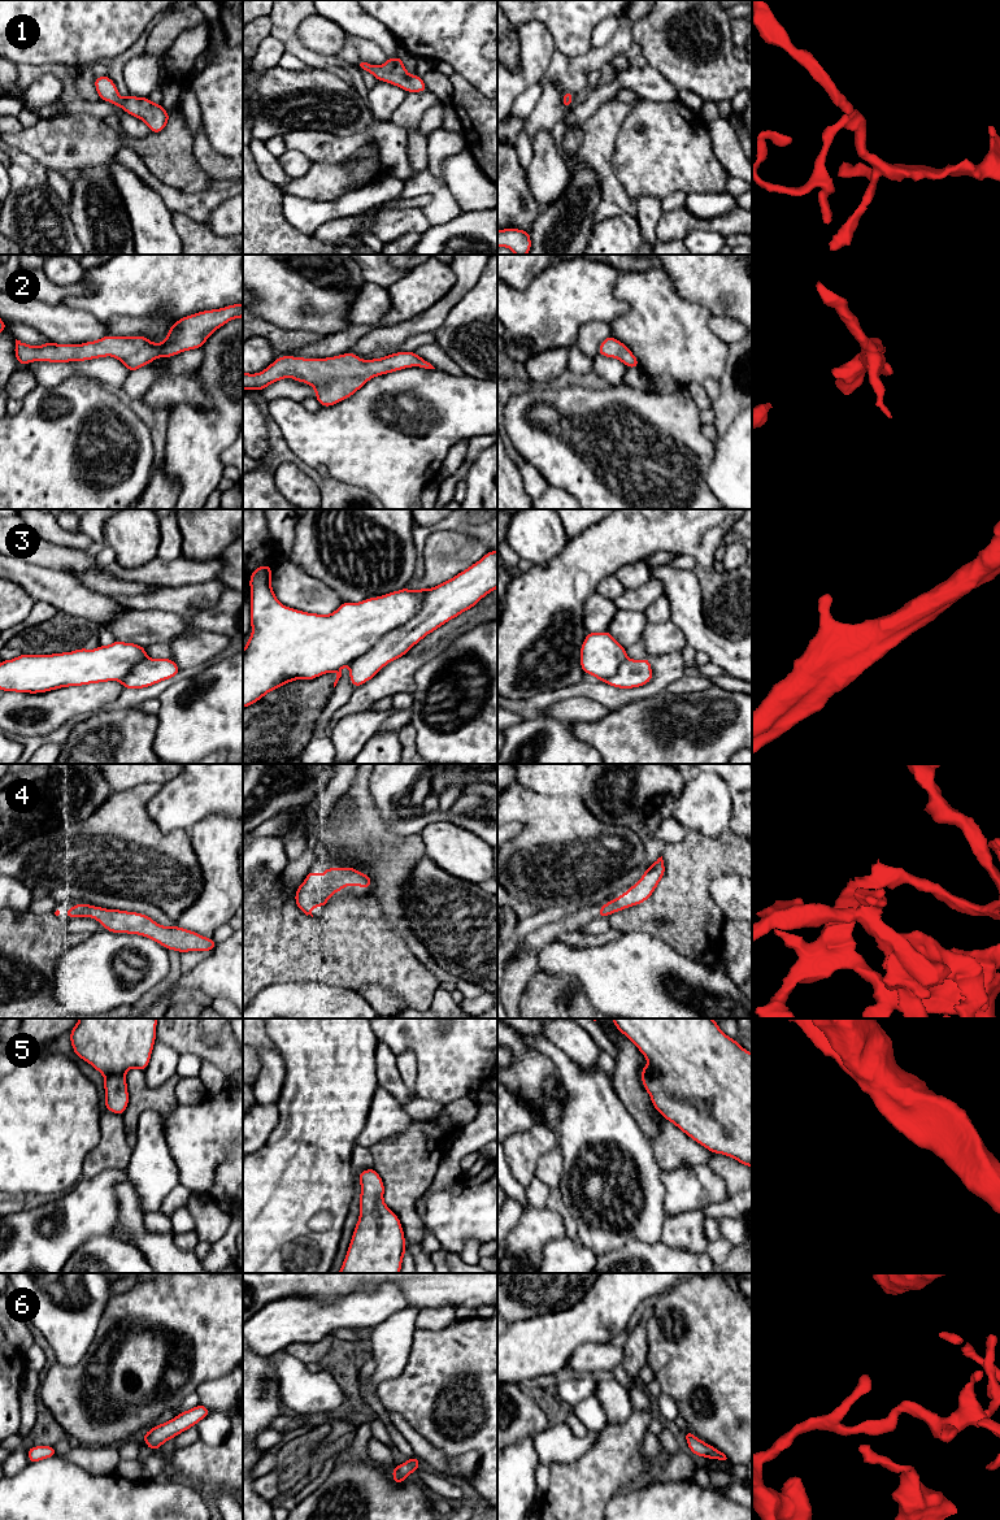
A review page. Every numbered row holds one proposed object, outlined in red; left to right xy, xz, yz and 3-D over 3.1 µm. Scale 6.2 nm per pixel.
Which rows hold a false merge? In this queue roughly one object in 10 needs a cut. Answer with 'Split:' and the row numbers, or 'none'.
Split: none

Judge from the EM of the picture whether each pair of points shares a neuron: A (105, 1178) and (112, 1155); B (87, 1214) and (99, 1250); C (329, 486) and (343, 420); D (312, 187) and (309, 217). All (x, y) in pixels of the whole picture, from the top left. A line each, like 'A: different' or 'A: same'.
A: different
B: different
C: different
D: different

